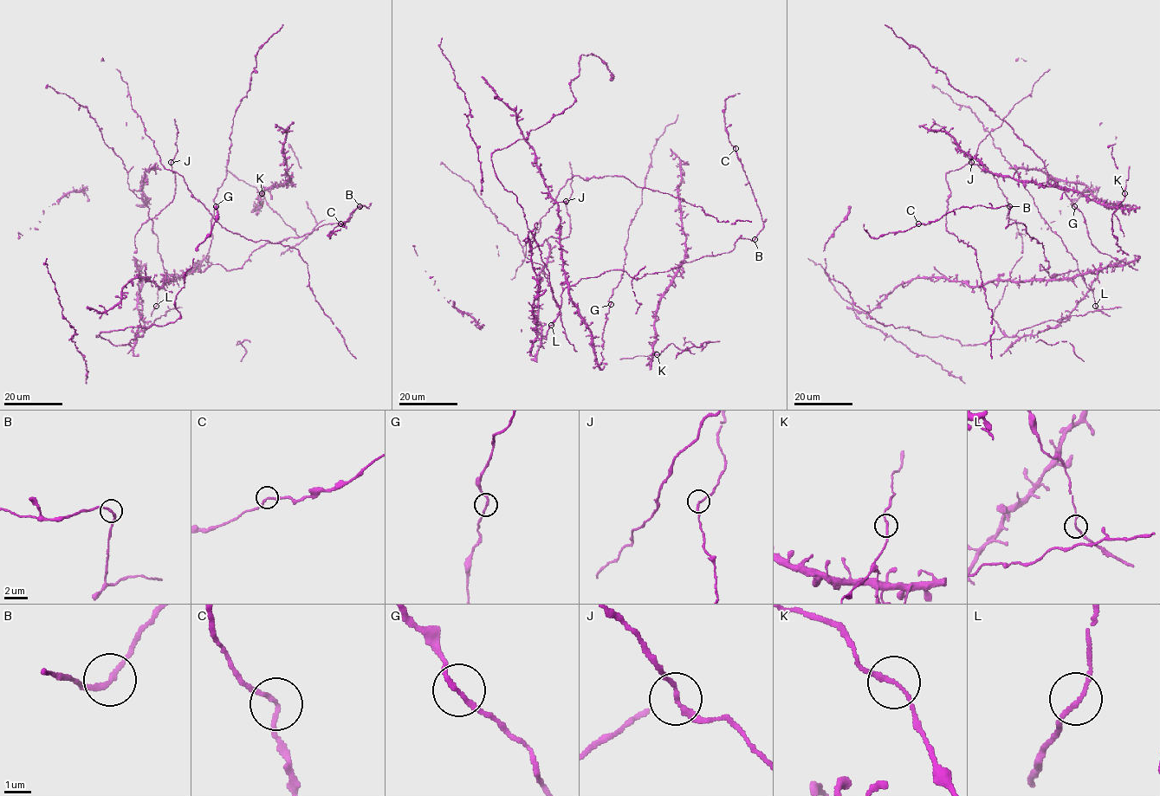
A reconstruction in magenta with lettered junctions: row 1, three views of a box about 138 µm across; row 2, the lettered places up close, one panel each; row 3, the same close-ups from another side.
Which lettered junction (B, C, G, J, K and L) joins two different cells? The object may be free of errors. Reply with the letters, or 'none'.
none

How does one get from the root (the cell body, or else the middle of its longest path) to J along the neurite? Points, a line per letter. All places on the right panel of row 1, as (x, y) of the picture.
J: (1067, 318), (1012, 336), (994, 319), (1022, 256), (1022, 236), (1007, 216), (1008, 204), (997, 180), (970, 162)

